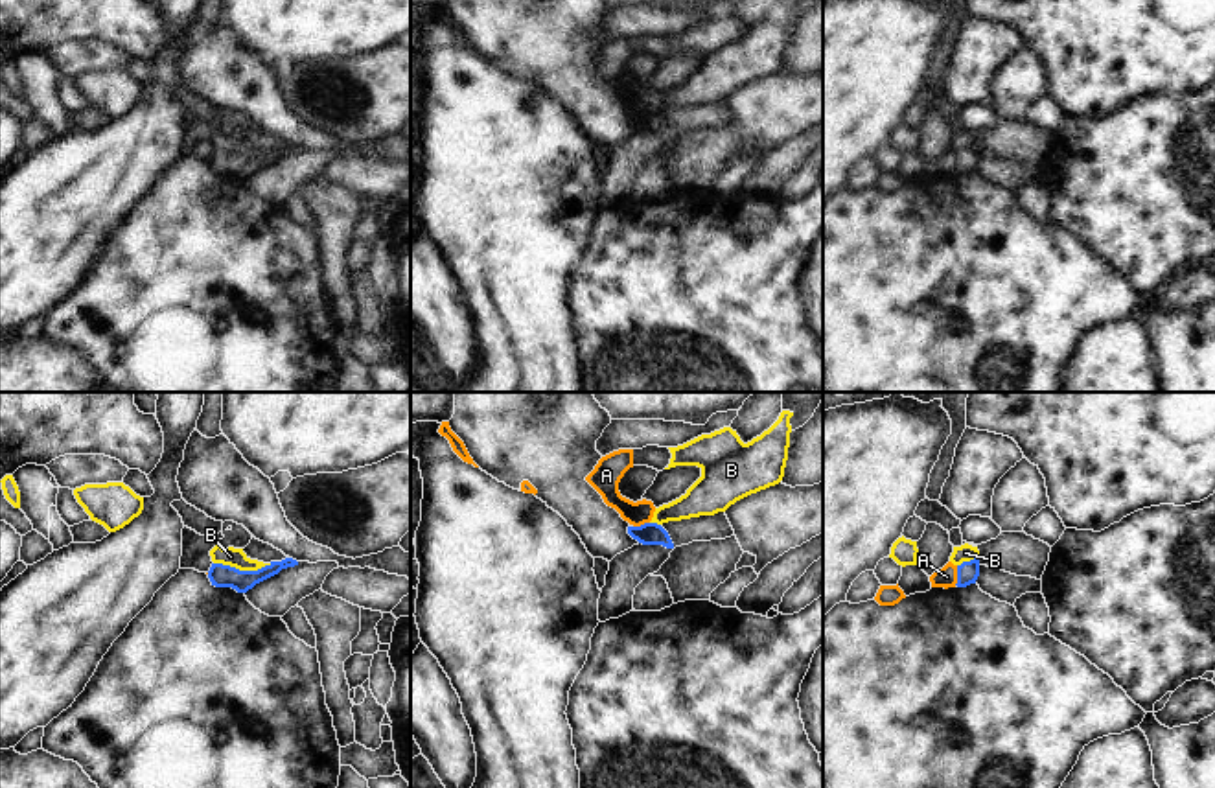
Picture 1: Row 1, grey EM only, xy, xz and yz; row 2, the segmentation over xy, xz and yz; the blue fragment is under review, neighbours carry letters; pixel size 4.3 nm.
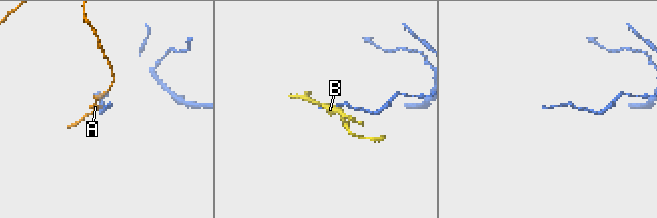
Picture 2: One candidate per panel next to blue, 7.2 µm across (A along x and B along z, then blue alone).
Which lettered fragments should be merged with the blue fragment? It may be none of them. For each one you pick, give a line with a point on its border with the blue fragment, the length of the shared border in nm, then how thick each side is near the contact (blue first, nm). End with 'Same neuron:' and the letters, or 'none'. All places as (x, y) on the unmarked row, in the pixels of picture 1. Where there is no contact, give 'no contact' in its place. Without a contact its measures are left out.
Same neuron: none

